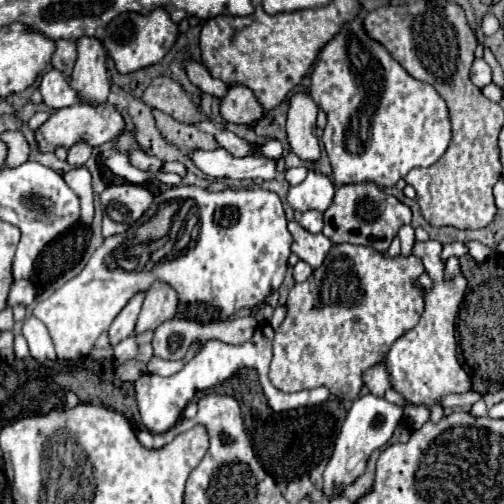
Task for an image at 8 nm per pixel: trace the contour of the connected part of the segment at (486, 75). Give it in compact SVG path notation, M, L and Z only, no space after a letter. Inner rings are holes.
M482 58L474 60L472 70L470 70L470 78L472 78L472 82L478 88L484 88L484 86L488 86L492 82L492 70L490 70L490 66Z

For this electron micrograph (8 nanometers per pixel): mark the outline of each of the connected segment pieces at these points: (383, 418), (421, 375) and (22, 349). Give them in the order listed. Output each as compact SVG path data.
M366 394L366 396L360 396L358 400L354 400L354 404L352 404L352 408L350 408L350 412L344 420L344 426L340 430L340 436L336 438L330 462L324 470L322 494L328 500L334 500L334 498L342 496L344 488L350 486L352 482L356 482L364 474L372 452L388 444L388 440L392 438L396 426L400 426L402 418L404 418L402 414L404 414L402 406L390 404L388 400L378 398L374 394Z
M436 240L428 242L414 242L412 254L418 256L424 264L424 272L432 280L430 290L422 290L424 298L424 312L420 322L406 332L396 344L390 348L384 366L390 378L390 386L400 392L410 404L426 406L430 410L430 422L438 422L444 416L444 408L440 406L440 398L448 394L464 394L472 390L472 380L458 364L456 354L456 330L454 322L460 310L460 302L466 294L466 278L454 276L450 280L444 278L444 262L440 258L442 244Z
M15 335L13 350L17 359L25 359L30 356L29 348L23 335Z

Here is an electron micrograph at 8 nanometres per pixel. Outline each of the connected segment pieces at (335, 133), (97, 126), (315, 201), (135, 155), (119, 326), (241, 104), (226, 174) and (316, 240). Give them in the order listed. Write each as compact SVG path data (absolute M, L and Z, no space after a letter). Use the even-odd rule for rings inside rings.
M362 18L344 24L342 32L324 46L310 74L310 94L328 116L322 142L332 164L334 184L374 182L382 188L394 186L412 168L432 166L450 144L450 118L444 100L430 84L412 80L412 76L388 56L386 48L380 48L380 44L368 38L362 28Z
M74 104L72 108L62 108L60 112L52 112L50 118L34 132L34 142L40 152L52 152L56 148L72 148L78 142L86 142L88 146L96 148L104 142L112 140L120 130L124 128L124 120L120 112L112 104L100 104L100 106L88 106L88 104Z
M310 170L306 180L292 186L288 192L288 204L294 212L306 212L306 210L320 210L324 212L332 204L336 186L330 178L326 178L318 170Z
M136 148L130 152L130 164L132 166L136 166L136 168L140 168L140 170L146 170L146 172L152 172L152 174L156 174L156 172L160 172L162 170L162 160L158 160L158 158L154 158L154 156L148 156L148 154L144 154L144 152L136 152Z
M136 294L136 296L126 304L126 308L116 316L116 320L112 322L112 326L110 326L110 330L108 330L110 346L116 346L120 340L124 340L124 338L128 338L130 334L134 334L134 324L136 324L136 318L138 318L138 314L140 314L142 300L144 300L144 294Z
M232 86L228 90L228 94L222 98L220 112L222 118L232 124L248 124L262 118L262 108L258 100L252 96L252 90L244 86Z
M224 148L192 150L188 156L212 180L220 180L220 178L272 180L276 178L276 160L270 160L270 158L254 158L254 156L234 158L234 156L228 156Z
M296 220L288 222L288 232L292 234L292 252L306 264L312 266L312 270L320 268L324 262L328 250L332 248L332 242L324 234L310 234L300 228Z

